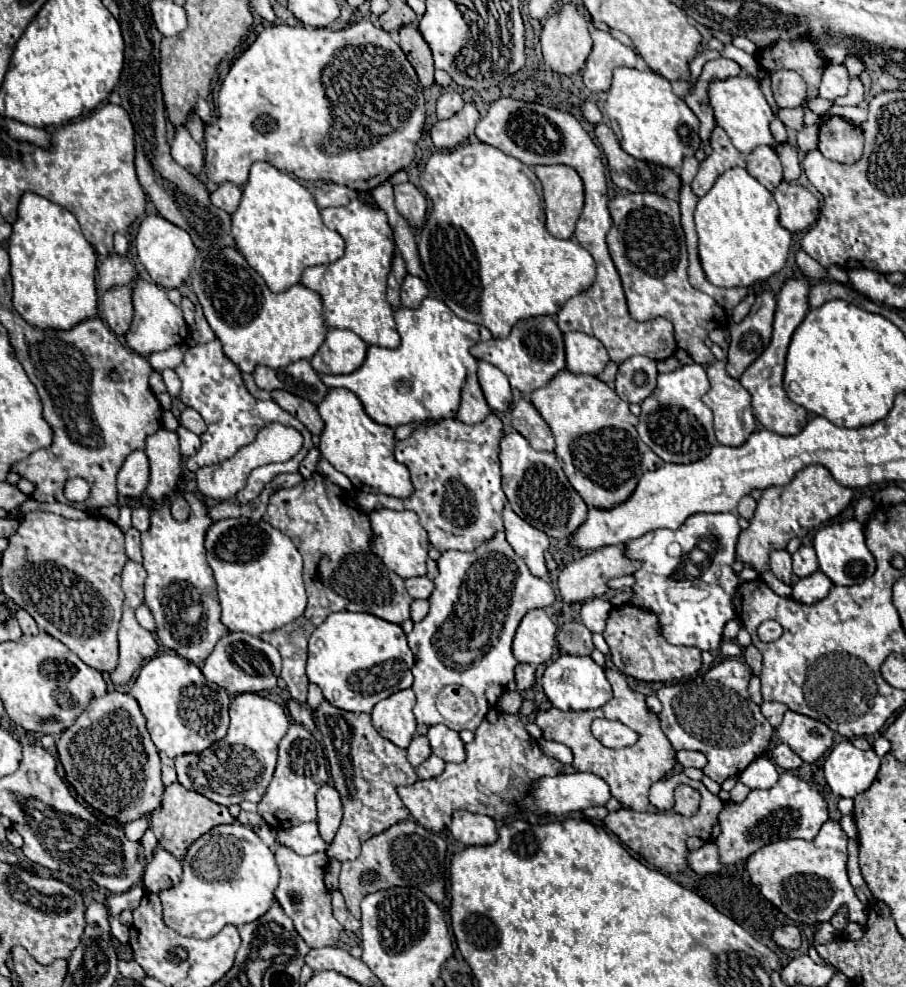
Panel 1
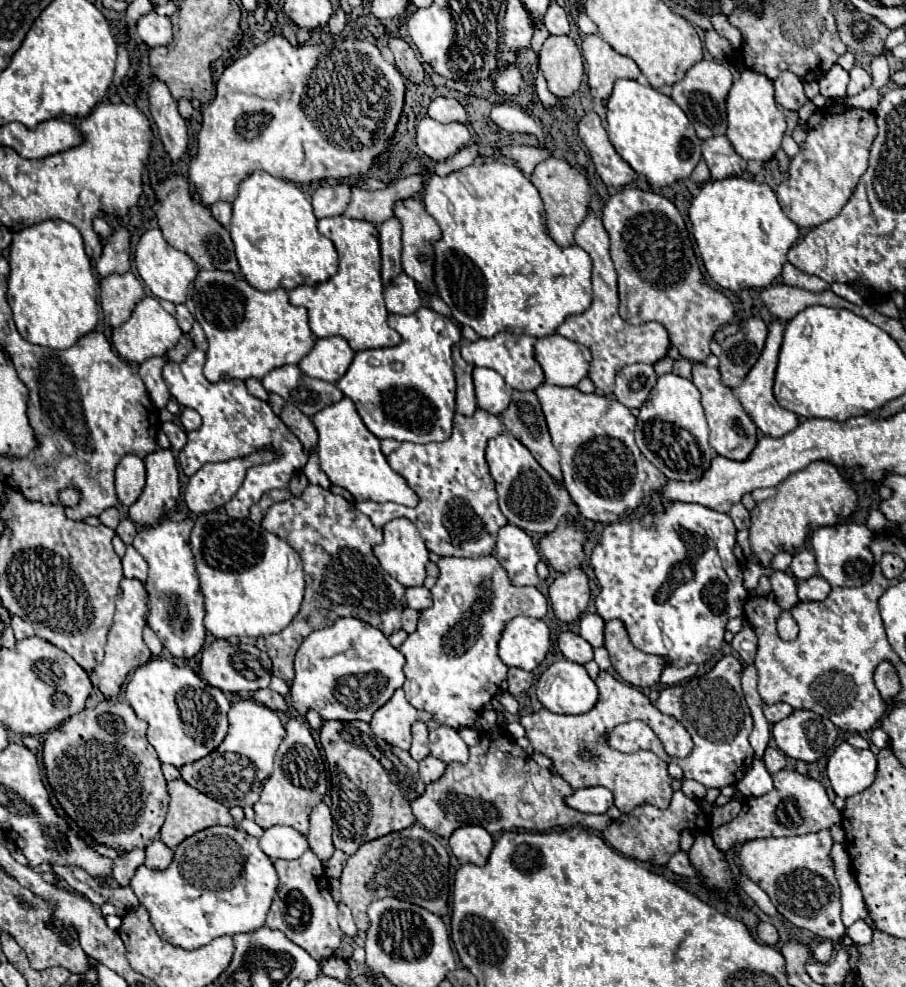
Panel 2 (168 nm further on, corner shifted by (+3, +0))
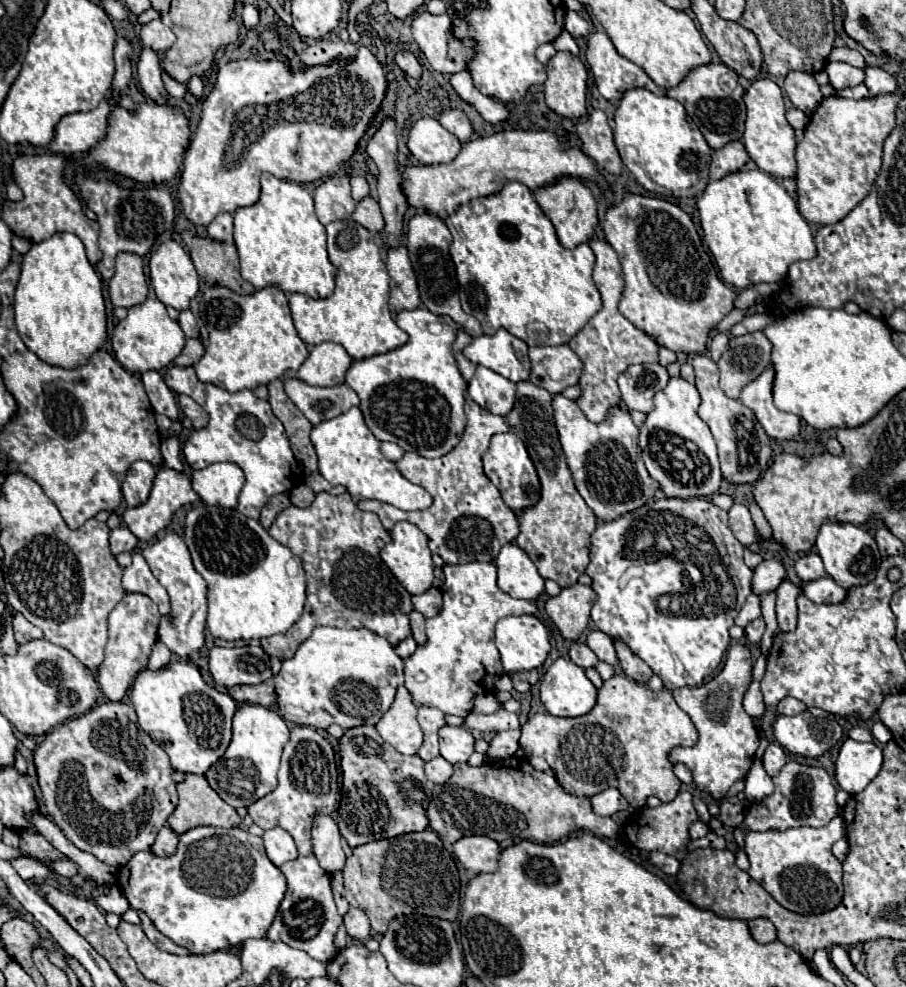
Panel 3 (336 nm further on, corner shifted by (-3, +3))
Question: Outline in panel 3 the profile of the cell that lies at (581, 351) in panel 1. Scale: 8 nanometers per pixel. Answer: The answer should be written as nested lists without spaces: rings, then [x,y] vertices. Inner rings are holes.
[[[536,346],[528,352],[532,370],[530,382],[548,390],[550,394],[558,394],[568,386],[578,384],[578,374],[582,372],[582,360],[564,346]]]

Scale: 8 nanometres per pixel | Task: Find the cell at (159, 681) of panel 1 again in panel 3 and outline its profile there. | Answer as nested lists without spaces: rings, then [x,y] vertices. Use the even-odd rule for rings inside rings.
[[[174,662],[174,664],[168,664],[160,670],[156,670],[156,672],[142,670],[132,686],[130,700],[132,700],[132,706],[136,708],[140,728],[152,738],[154,744],[158,744],[168,754],[174,770],[180,770],[184,774],[188,774],[188,772],[204,774],[218,758],[222,758],[222,754],[226,752],[226,748],[230,744],[236,702],[228,694],[218,692],[216,688],[208,686],[202,680],[202,676],[194,664]]]

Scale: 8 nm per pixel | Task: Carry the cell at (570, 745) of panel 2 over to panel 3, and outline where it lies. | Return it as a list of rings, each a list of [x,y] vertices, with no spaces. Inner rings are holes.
[[[614,674],[598,690],[598,702],[588,714],[578,718],[558,718],[548,712],[538,712],[528,718],[528,722],[522,726],[516,756],[542,756],[554,770],[558,784],[572,796],[592,798],[606,788],[616,788],[634,808],[642,808],[648,796],[656,796],[662,802],[672,802],[676,798],[682,782],[672,772],[674,764],[668,760],[668,754],[674,746],[692,746],[694,738],[698,738],[698,734],[694,734],[694,724],[690,718],[686,718],[686,712],[678,708],[670,690],[652,692],[644,684],[638,684],[624,674]]]

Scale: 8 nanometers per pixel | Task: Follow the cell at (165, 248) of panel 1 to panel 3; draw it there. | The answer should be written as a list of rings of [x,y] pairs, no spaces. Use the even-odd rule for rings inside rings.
[[[166,240],[154,250],[148,266],[150,266],[150,282],[152,282],[152,288],[158,296],[158,300],[164,306],[176,308],[178,312],[188,310],[188,304],[198,294],[198,284],[200,284],[200,276],[198,276],[194,264],[192,264],[190,254],[178,242]]]

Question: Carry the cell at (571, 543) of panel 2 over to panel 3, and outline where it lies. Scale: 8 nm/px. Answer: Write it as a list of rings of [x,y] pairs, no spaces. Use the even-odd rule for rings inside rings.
[[[518,382],[516,404],[506,418],[510,430],[524,442],[540,480],[540,500],[534,506],[516,512],[520,534],[514,542],[530,556],[542,578],[554,580],[560,588],[568,588],[588,566],[590,536],[596,530],[596,516],[578,494],[558,442],[552,416],[552,394],[532,382]]]

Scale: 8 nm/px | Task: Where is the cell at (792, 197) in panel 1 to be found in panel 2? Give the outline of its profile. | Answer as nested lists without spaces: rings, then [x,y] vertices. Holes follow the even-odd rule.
[[[832,103],[816,109],[806,121],[806,127],[806,143],[790,161],[790,179],[780,183],[776,191],[786,217],[804,229],[836,217],[846,205],[860,175],[868,167],[870,145],[876,137],[876,121],[872,111]]]

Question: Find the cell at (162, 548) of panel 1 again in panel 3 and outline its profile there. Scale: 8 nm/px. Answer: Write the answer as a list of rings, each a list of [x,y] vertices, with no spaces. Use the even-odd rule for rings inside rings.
[[[168,532],[166,536],[150,542],[150,546],[142,550],[142,556],[148,562],[156,580],[168,590],[172,604],[170,618],[162,618],[158,626],[160,642],[164,642],[170,648],[170,652],[178,654],[180,658],[198,652],[204,644],[204,628],[206,628],[206,582],[192,566],[186,542],[176,532]]]

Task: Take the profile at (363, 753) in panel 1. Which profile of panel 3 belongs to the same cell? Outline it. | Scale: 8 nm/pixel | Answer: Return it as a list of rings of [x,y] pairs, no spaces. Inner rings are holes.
[[[358,726],[340,738],[342,756],[342,800],[338,806],[336,824],[350,848],[368,844],[380,838],[394,838],[408,832],[424,832],[428,828],[426,810],[432,800],[434,784],[424,776],[424,762],[420,756],[398,754],[390,744],[384,744],[374,726]],[[354,738],[372,738],[378,754],[358,752]]]

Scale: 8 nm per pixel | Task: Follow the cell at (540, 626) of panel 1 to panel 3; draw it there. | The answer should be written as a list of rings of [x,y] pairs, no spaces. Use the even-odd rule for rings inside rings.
[[[506,616],[496,624],[496,648],[500,652],[500,662],[504,674],[512,676],[520,670],[534,670],[540,668],[550,652],[550,638],[548,630],[536,616]]]

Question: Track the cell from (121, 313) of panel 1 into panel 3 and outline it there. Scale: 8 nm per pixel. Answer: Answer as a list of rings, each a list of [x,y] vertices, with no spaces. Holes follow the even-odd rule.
[[[120,252],[116,256],[116,274],[108,284],[110,300],[114,306],[130,308],[142,304],[148,296],[144,260],[132,252]]]

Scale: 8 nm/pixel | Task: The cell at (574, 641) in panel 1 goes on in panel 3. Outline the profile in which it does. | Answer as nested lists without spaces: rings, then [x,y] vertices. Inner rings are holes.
[[[574,642],[570,648],[570,660],[580,666],[580,668],[594,668],[598,664],[598,658],[594,658],[594,652],[582,644],[582,642]]]

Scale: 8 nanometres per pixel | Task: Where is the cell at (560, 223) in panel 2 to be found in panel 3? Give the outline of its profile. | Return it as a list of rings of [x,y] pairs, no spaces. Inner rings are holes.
[[[566,176],[566,178],[560,178],[552,186],[536,190],[532,196],[538,202],[538,206],[542,208],[542,212],[550,218],[552,226],[556,228],[558,240],[564,248],[576,248],[578,244],[584,244],[594,236],[594,226],[598,224],[596,200],[590,192],[590,188],[582,180]]]

